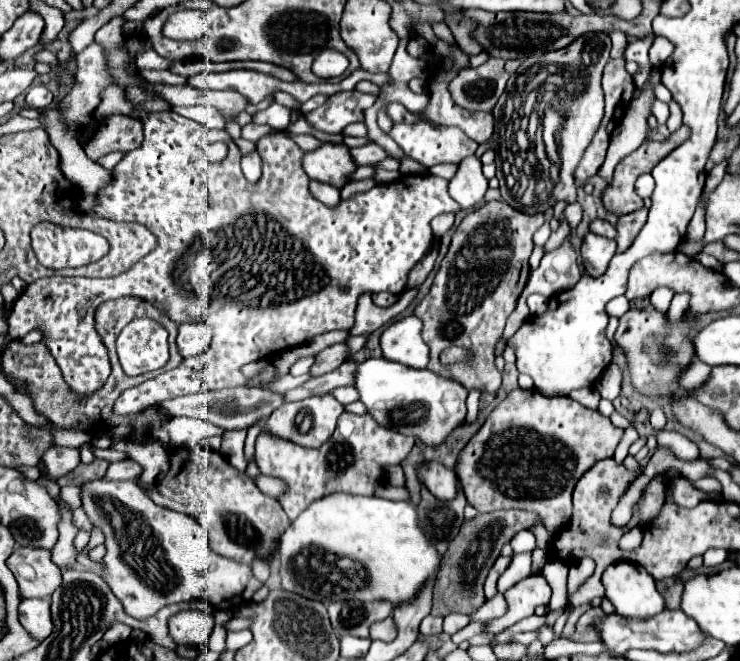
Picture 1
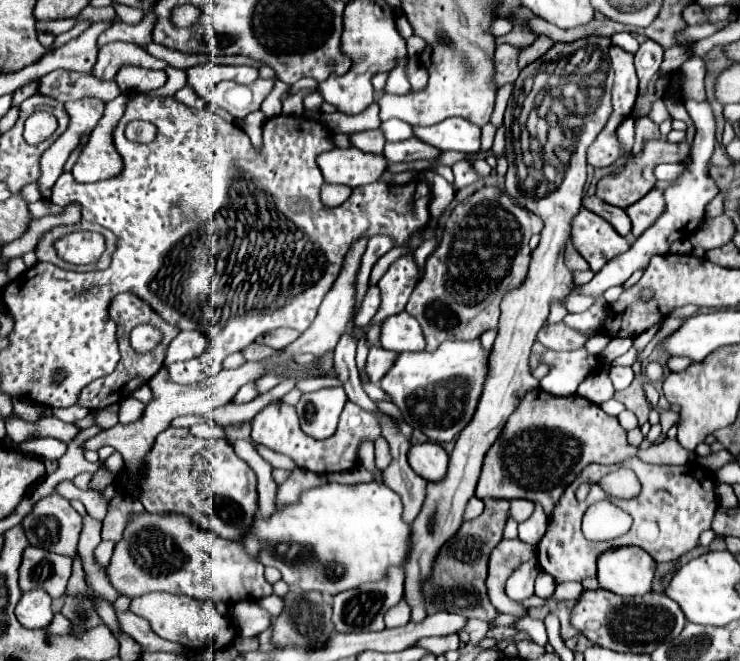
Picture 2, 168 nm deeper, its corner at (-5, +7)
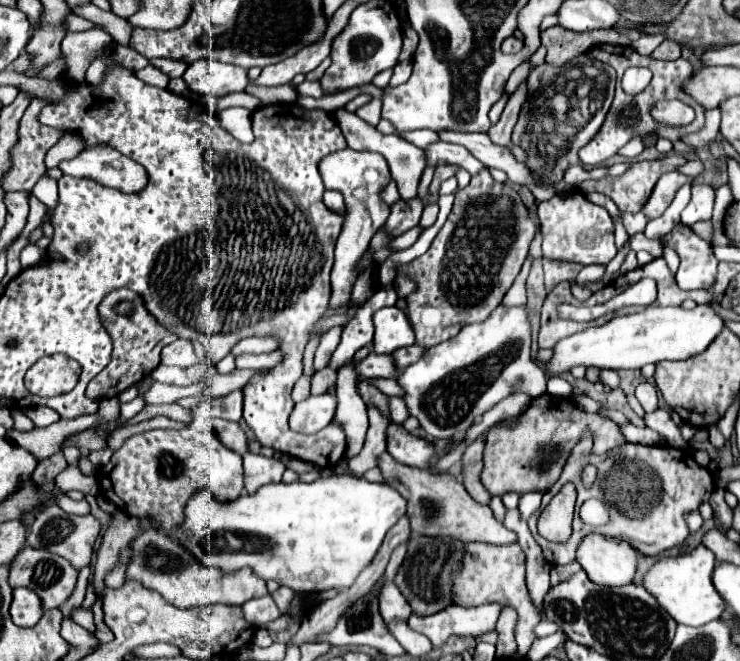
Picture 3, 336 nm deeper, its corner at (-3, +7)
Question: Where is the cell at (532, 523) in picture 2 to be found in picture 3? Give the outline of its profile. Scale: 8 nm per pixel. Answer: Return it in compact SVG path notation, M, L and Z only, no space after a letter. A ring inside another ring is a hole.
M525 493L519 501L519 513L521 513L521 519L527 521L537 509L541 507L541 493Z

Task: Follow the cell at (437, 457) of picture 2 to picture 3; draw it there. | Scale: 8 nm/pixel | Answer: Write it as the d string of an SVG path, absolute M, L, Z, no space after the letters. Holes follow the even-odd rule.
M391 423L387 429L387 453L401 461L403 465L417 467L417 469L429 469L431 459L435 457L435 447L423 437L415 437L407 433L401 425Z

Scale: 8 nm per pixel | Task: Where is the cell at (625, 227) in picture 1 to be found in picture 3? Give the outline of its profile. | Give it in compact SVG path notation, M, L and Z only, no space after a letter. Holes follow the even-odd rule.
M677 171L665 173L665 175L657 181L657 185L655 185L651 197L647 199L647 203L643 205L641 213L643 213L647 219L657 219L657 217L661 217L663 211L671 205L671 201L673 201L673 197L675 197L677 189L679 189L683 183L687 183L687 181L691 181L691 177L685 177L685 175L677 173Z

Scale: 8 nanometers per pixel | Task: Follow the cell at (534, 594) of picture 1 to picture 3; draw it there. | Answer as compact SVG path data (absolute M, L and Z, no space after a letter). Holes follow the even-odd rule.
M585 433L581 437L581 441L575 445L573 453L569 455L569 461L567 461L557 485L553 485L553 489L549 489L549 493L543 495L543 505L529 519L529 529L535 537L535 541L539 543L545 561L549 561L549 565L569 565L569 563L573 563L579 543L589 533L603 533L603 535L611 535L611 537L621 537L621 539L629 541L629 545L633 545L641 555L653 555L655 557L655 555L661 555L667 549L679 547L687 539L689 527L687 527L685 515L699 511L699 505L709 501L713 489L715 489L713 475L705 467L699 467L695 463L695 459L691 457L691 453L687 453L683 449L669 447L669 445L633 445L633 443L629 443L629 445L623 445L621 449L615 449L613 453L599 457L599 455L591 453L591 435ZM589 463L597 465L599 479L597 479L597 483L591 491L585 491L581 487L579 475L581 475L581 469ZM565 483L573 483L577 487L573 535L567 543L561 543L561 545L559 543L547 543L537 533L537 519L539 519L541 511L547 507L547 503L553 499L553 495L559 493L559 489ZM589 497L601 497L611 507L611 523L605 525L603 529L587 527L579 519L579 507Z

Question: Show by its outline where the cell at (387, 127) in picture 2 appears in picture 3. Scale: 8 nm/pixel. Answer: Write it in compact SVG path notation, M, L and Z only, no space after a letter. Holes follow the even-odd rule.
M429 129L401 131L401 133L399 133L399 137L403 137L405 141L411 141L413 145L417 145L417 147L421 147L421 149L423 149L423 145L427 145L429 141L437 141L437 139L439 139L439 137L437 137L437 133L435 133L435 131L429 131Z

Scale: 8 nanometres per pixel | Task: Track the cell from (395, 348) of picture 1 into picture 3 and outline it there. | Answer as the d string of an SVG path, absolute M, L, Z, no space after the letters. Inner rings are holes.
M385 307L373 315L375 337L373 351L375 353L393 353L393 349L409 347L415 343L415 333L399 307Z

